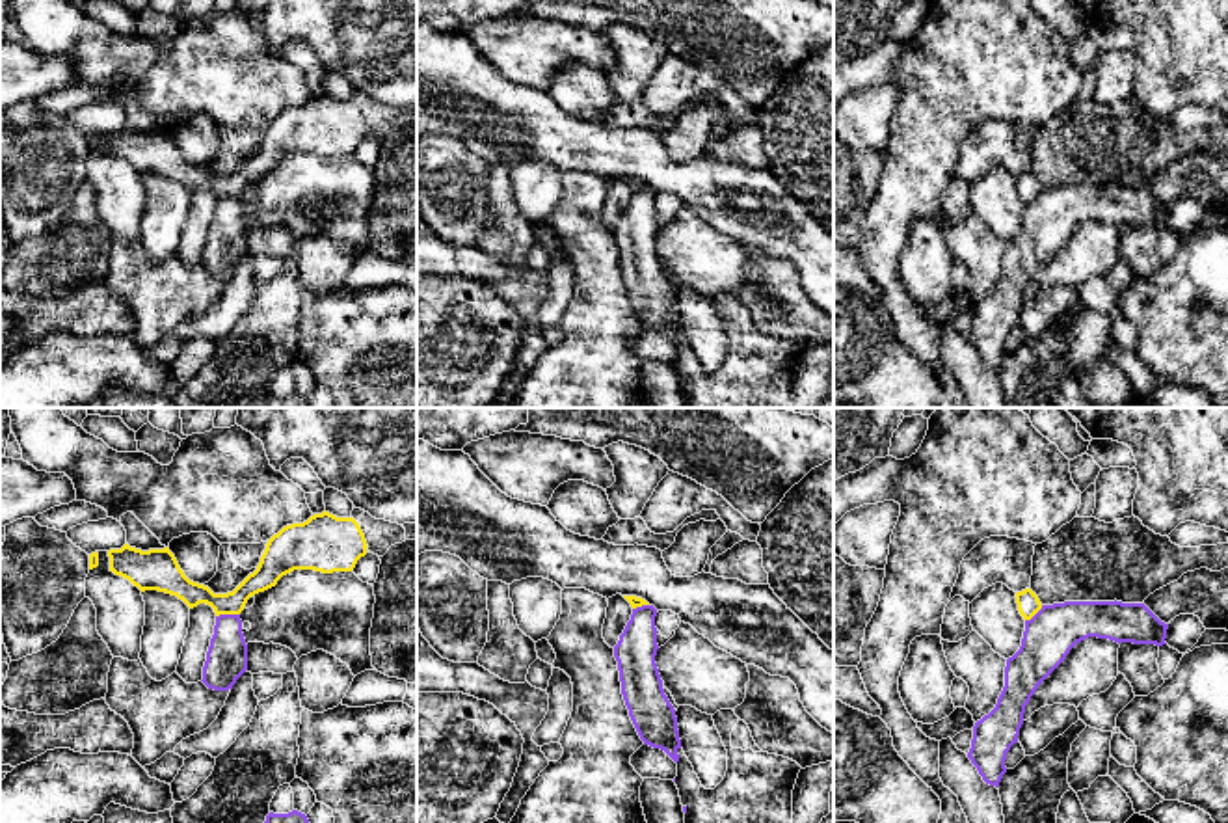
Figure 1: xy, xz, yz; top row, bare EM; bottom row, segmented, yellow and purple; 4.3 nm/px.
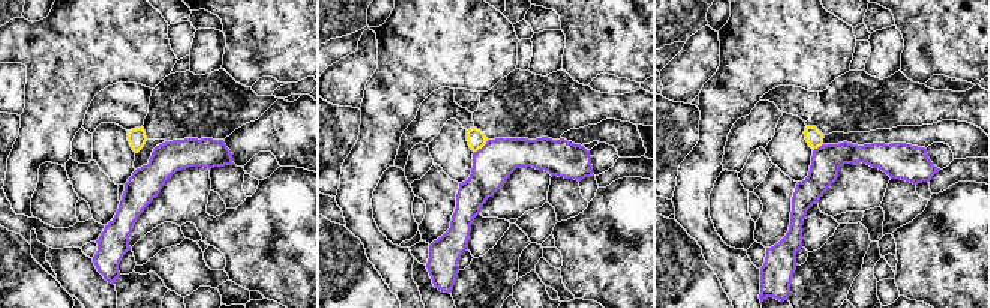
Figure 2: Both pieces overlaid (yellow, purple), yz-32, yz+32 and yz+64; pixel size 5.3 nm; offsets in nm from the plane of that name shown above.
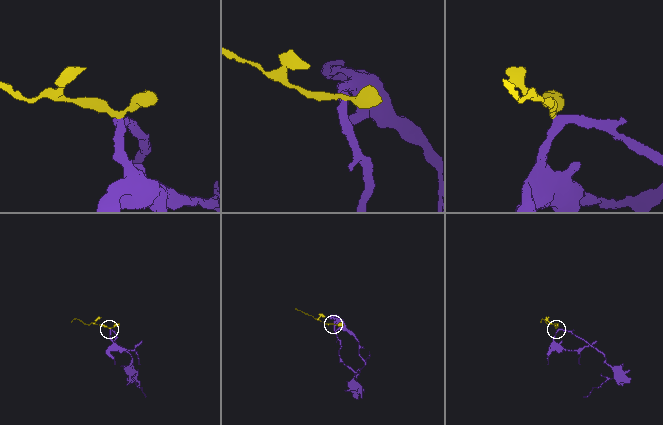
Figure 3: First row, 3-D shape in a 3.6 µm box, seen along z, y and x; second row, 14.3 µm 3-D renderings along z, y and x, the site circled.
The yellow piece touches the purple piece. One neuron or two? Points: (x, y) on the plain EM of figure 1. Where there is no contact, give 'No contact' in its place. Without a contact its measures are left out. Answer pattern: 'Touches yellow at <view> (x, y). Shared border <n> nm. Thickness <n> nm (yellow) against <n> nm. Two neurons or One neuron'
Touches yellow at xy (227, 196). Shared border 110 nm. Thickness 110 nm (yellow) against 180 nm. Two neurons

